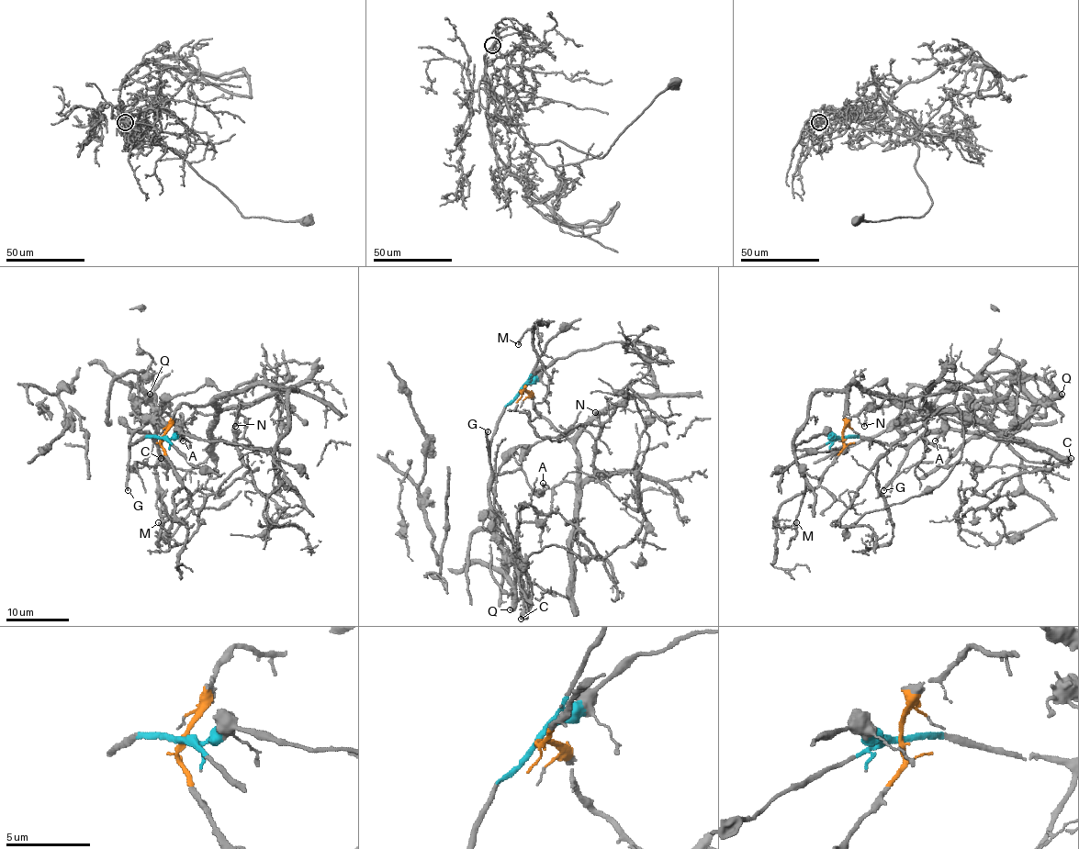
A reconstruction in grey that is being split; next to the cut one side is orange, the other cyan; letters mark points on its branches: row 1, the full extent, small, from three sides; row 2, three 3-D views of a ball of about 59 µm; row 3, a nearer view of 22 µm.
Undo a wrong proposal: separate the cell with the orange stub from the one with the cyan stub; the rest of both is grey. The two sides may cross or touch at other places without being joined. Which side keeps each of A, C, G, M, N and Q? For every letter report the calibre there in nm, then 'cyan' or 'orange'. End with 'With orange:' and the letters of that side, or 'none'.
A: calibre 180 nm; cyan
C: calibre 600 nm; cyan
G: calibre 280 nm; cyan
M: calibre 160 nm; orange
N: calibre 120 nm; orange
Q: calibre 550 nm; cyan
With orange: M, N

